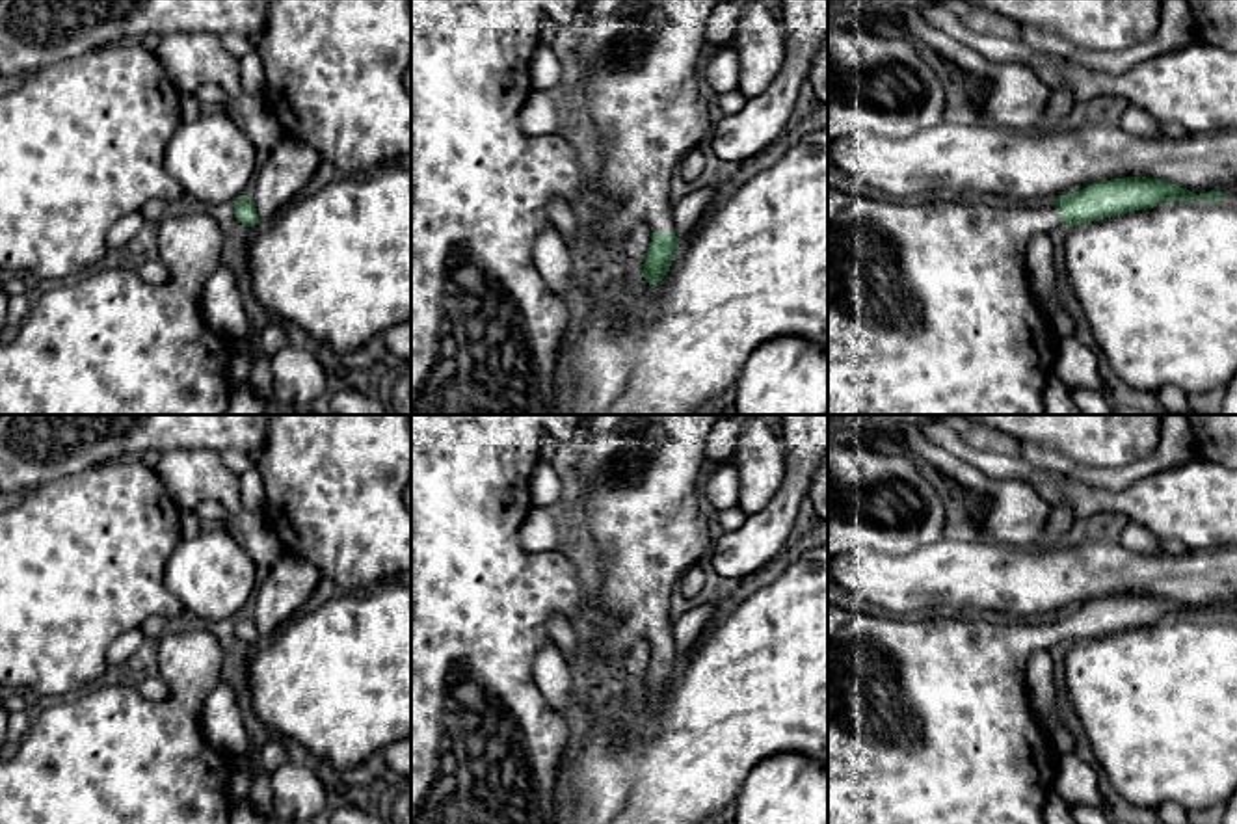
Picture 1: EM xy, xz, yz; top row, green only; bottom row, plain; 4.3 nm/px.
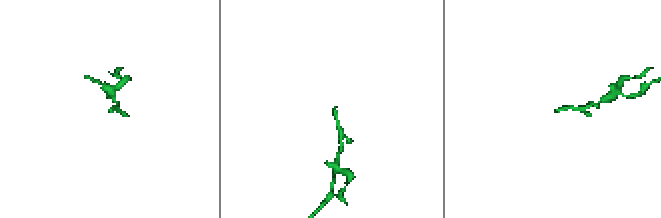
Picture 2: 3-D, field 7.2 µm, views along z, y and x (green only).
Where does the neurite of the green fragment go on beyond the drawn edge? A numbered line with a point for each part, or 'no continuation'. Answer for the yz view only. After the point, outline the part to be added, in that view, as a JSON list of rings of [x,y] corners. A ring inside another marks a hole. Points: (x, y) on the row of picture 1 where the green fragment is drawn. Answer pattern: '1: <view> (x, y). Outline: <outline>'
1: yz (931, 311). Outline: [[[828,188],[828,415],[1045,415],[1044,389],[1060,353],[1060,339],[1044,318],[1027,277],[1027,249],[1034,234],[1062,225],[1055,201],[1042,206],[990,206],[975,197],[938,203],[928,197],[891,201]]]

